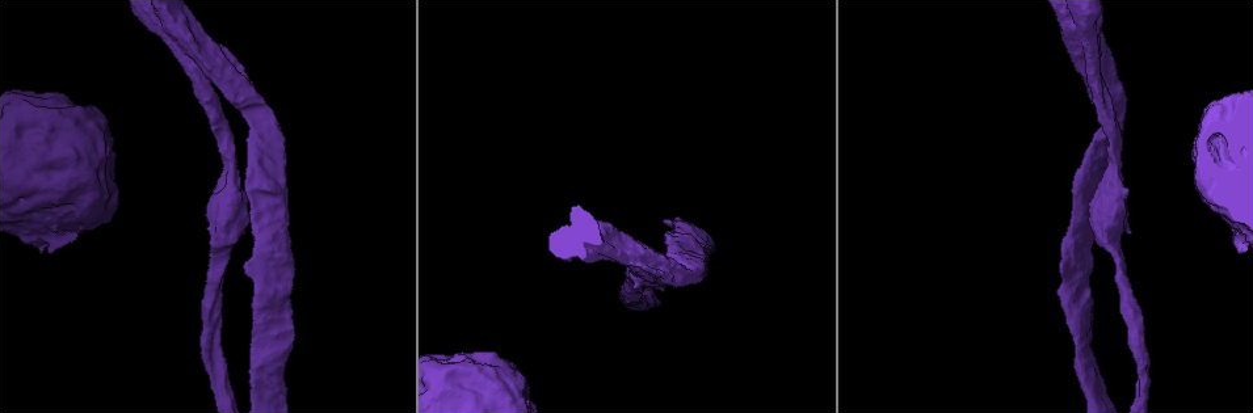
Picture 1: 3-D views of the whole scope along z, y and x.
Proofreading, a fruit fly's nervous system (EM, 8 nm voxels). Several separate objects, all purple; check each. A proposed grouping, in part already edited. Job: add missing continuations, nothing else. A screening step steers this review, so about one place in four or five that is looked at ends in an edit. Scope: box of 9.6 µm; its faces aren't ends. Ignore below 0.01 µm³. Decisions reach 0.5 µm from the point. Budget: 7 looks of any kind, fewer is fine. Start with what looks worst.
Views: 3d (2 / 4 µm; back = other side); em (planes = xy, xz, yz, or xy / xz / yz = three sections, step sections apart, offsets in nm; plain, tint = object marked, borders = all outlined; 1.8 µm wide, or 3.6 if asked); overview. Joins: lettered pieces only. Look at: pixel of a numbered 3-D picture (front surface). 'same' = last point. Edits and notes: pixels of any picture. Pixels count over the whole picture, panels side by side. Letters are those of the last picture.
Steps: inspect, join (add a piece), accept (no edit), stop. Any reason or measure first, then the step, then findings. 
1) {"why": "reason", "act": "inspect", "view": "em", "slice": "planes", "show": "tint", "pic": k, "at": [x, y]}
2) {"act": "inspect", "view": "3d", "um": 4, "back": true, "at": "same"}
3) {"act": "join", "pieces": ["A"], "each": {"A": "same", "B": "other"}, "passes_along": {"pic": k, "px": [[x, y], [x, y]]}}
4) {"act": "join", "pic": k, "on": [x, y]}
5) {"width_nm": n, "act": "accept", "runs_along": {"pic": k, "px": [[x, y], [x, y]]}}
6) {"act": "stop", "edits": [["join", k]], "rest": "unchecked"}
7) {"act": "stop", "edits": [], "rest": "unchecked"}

{"why": "abrupt turn", "act": "inspect", "view": "em", "slice": "planes", "show": "tint", "pic": 1, "at": [1093, 70]}

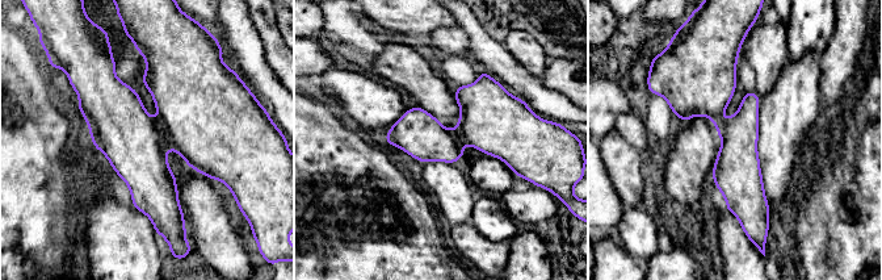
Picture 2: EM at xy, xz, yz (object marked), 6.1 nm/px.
{"why": "what lies round it", "act": "inspect", "view": "em", "slice": "planes", "show": "borders", "at": "same"}

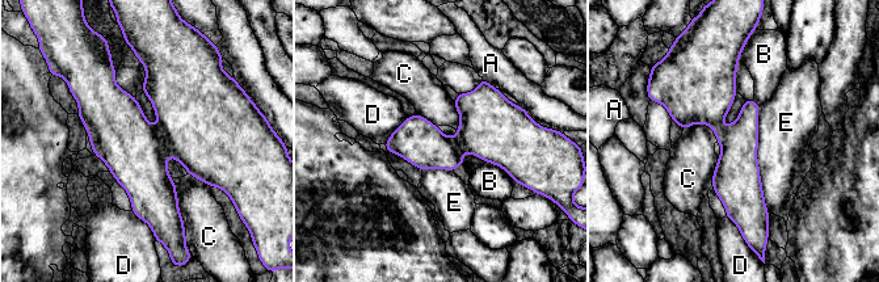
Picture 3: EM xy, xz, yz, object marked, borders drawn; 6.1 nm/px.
{"width_nm": 260, "longest_contact_nm": ["E", 650], "act": "accept", "each": {"A": "other", "B": "other", "C": "other", "D": "other", "E": "other"}, "found": "none of them fits"}

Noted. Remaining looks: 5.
{"why": "calibre changes", "act": "inspect", "view": "em", "um": 3.6, "slice": "planes", "show": "tint", "pic": 1, "at": [440, 383]}

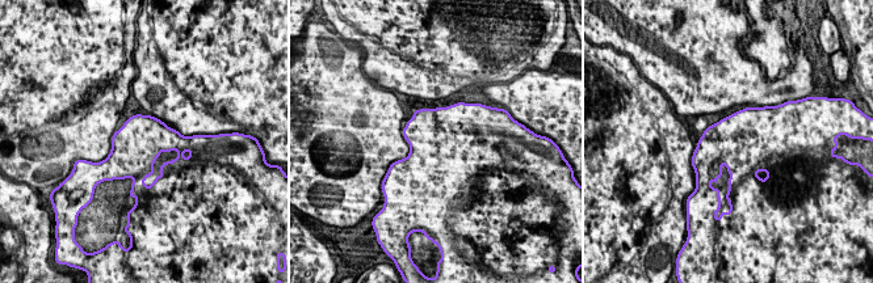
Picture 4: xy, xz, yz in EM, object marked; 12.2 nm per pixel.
{"why": "what lies round it", "act": "inspect", "view": "em", "um": 3.6, "slice": "planes", "show": "borders", "at": "same"}

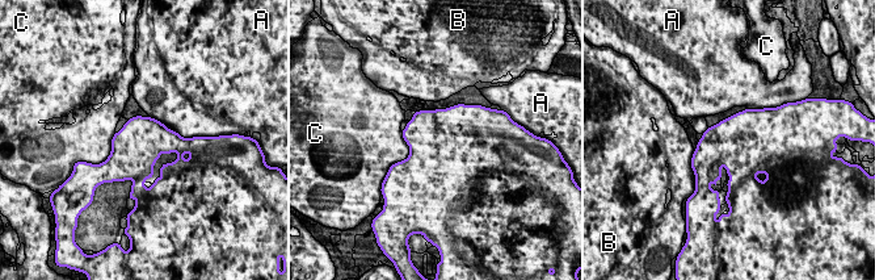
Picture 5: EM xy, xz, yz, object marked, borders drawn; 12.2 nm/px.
{"act": "accept", "each": {"A": "other", "B": "other", "C": "other"}, "border": {"pic": 5, "px": [[150, 116], [164, 125]]}, "found": "none of them fits"}

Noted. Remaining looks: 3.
{"why": "stops while still wide", "act": "inspect", "view": "em", "slice": "xy", "step": 16, "show": "tint", "pic": 1, "at": [1062, 278]}

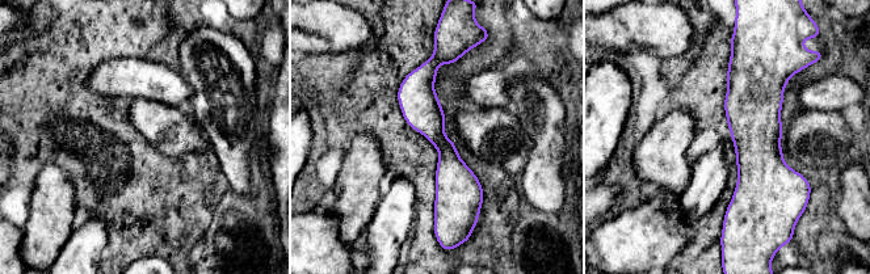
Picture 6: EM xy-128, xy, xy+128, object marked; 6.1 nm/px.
{"act": "inspect", "view": "em", "slice": "xy", "step": 16, "show": "borders", "at": "same"}

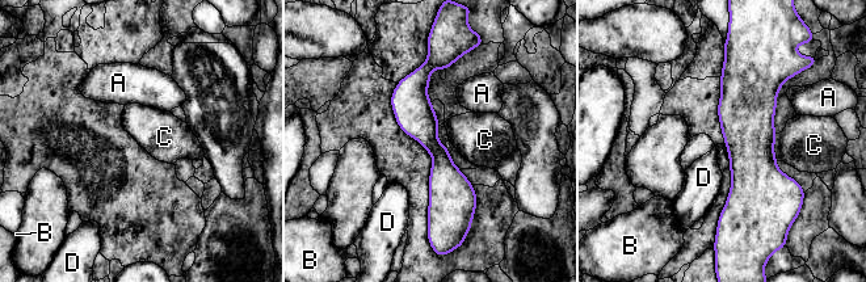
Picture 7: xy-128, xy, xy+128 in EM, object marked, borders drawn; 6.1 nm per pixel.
{"act": "accept", "each": {"A": "other", "B": "other", "C": "other", "D": "other"}, "border": {"pic": 7, "px": [[777, 134], [774, 144], [776, 160]]}, "found": "no lettered piece goes on from it"}

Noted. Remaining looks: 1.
{"act": "stop", "edits": [], "rest": "unchecked"}

